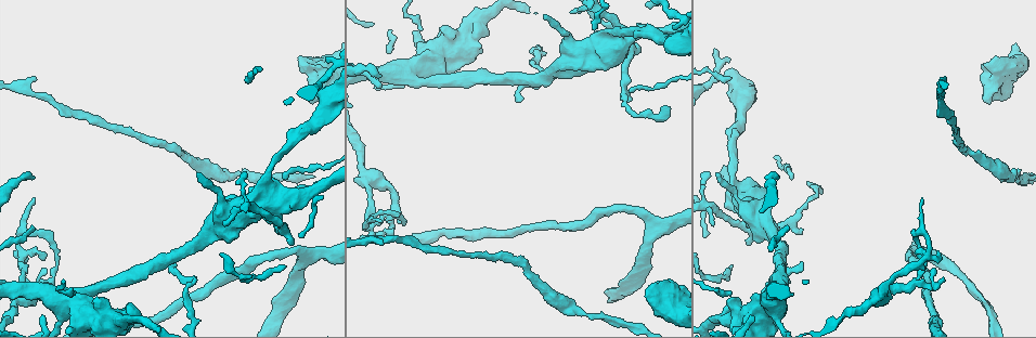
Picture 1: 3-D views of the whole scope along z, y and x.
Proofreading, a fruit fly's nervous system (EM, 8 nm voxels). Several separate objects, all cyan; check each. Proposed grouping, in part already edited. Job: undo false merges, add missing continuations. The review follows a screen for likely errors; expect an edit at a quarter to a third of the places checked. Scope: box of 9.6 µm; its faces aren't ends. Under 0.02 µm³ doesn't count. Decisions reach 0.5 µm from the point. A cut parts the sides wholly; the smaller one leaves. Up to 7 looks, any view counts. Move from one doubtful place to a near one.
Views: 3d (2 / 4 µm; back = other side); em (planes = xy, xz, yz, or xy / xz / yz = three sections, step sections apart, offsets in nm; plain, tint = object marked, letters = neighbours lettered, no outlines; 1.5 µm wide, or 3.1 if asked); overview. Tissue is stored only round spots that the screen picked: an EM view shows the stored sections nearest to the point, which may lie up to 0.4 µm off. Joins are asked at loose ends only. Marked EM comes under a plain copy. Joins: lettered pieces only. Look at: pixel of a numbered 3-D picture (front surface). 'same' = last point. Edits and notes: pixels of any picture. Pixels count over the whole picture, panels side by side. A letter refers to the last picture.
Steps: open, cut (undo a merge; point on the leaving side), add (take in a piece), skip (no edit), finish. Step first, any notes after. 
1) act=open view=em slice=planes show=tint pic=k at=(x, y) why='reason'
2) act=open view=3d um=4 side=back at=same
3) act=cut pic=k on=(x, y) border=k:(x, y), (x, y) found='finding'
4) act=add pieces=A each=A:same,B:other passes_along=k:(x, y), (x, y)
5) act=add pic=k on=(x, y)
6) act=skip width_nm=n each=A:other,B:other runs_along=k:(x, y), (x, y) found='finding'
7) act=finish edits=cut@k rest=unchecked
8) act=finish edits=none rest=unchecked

act=open view=3d um=4 pic=1 at=(983, 63) why='stops while still wide'

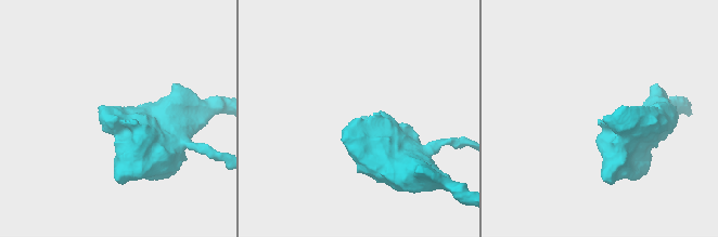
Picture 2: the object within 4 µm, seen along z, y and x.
act=open view=em slice=yz step=8 show=tint pic=2 at=(116, 117)

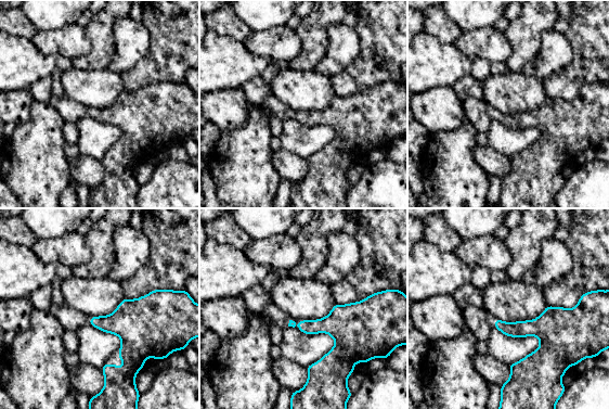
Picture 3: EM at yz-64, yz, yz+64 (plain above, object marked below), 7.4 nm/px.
act=open view=em slice=planes show=letters at=same

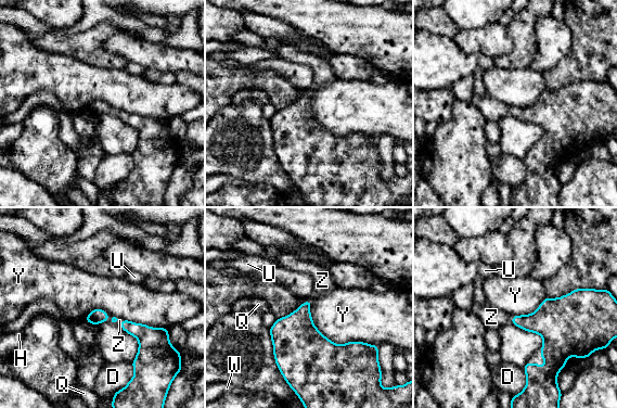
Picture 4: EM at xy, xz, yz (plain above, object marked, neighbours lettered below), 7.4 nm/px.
act=add pieces=Z longest_contact=Y:800nm each=D:other,H:other,Q:other,U:other,W:other,Y:other,Z:same passes_along=4:(544, 321), (511, 320), (492, 318) found='it goes on there'

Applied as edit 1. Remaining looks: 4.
act=open view=em slice=yz step=4 show=letters pic=1 at=(631, 99) why='branch stops here'

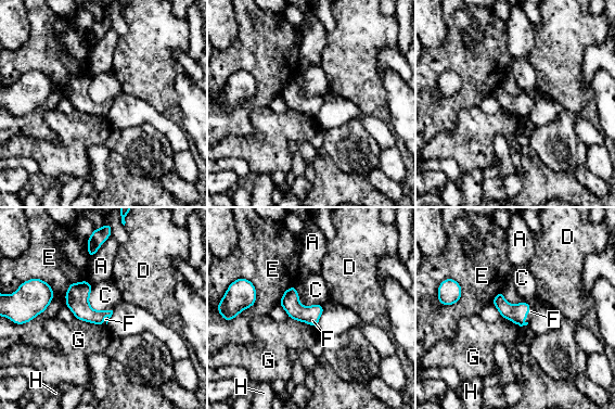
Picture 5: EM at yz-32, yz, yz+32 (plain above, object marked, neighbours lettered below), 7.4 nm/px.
act=open view=em slice=planes show=letters at=same why='another direction'

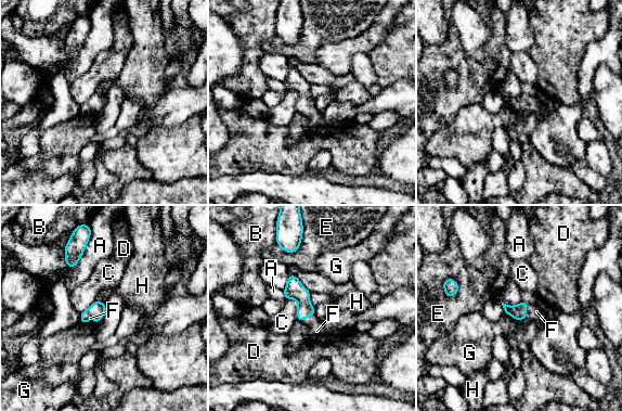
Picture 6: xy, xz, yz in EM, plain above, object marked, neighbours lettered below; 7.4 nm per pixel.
act=add pieces=F width_nm=110 each=A:other,B:other,C:other,D:other,E:other,F:same,G:other,H:other passes_along=6:(518, 312), (526, 310), (536, 311) found='it goes on there'

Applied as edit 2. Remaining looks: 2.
act=open view=3d um=4 pic=1 at=(621, 284)

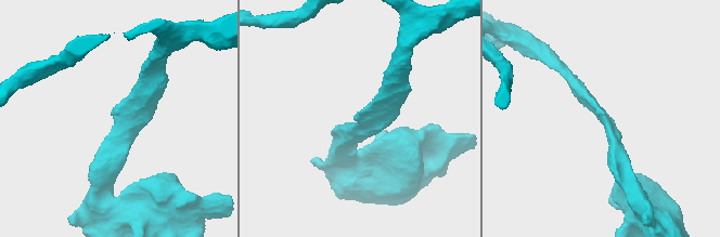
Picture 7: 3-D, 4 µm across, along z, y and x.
act=open view=em slice=planes show=letters pic=7 at=(356, 120)

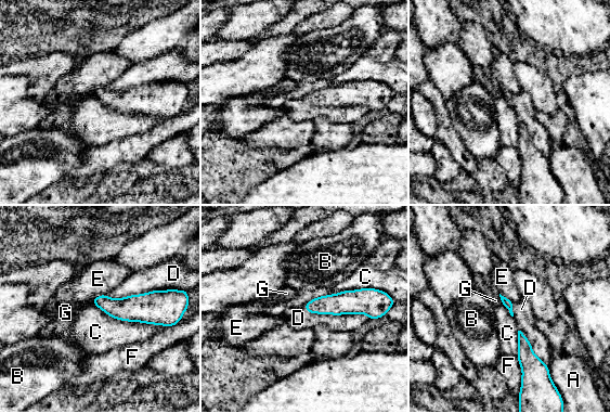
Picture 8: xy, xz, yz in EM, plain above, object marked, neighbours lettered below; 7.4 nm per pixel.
act=skip each=A:other,B:other,C:other,D:other,E:other,F:other,G:other runs_along=8:(308, 307), (361, 305), (370, 313) found='no lettered piece goes on from it'

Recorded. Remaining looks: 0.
act=finish edits=add@4,add@6 rest=unchecked

